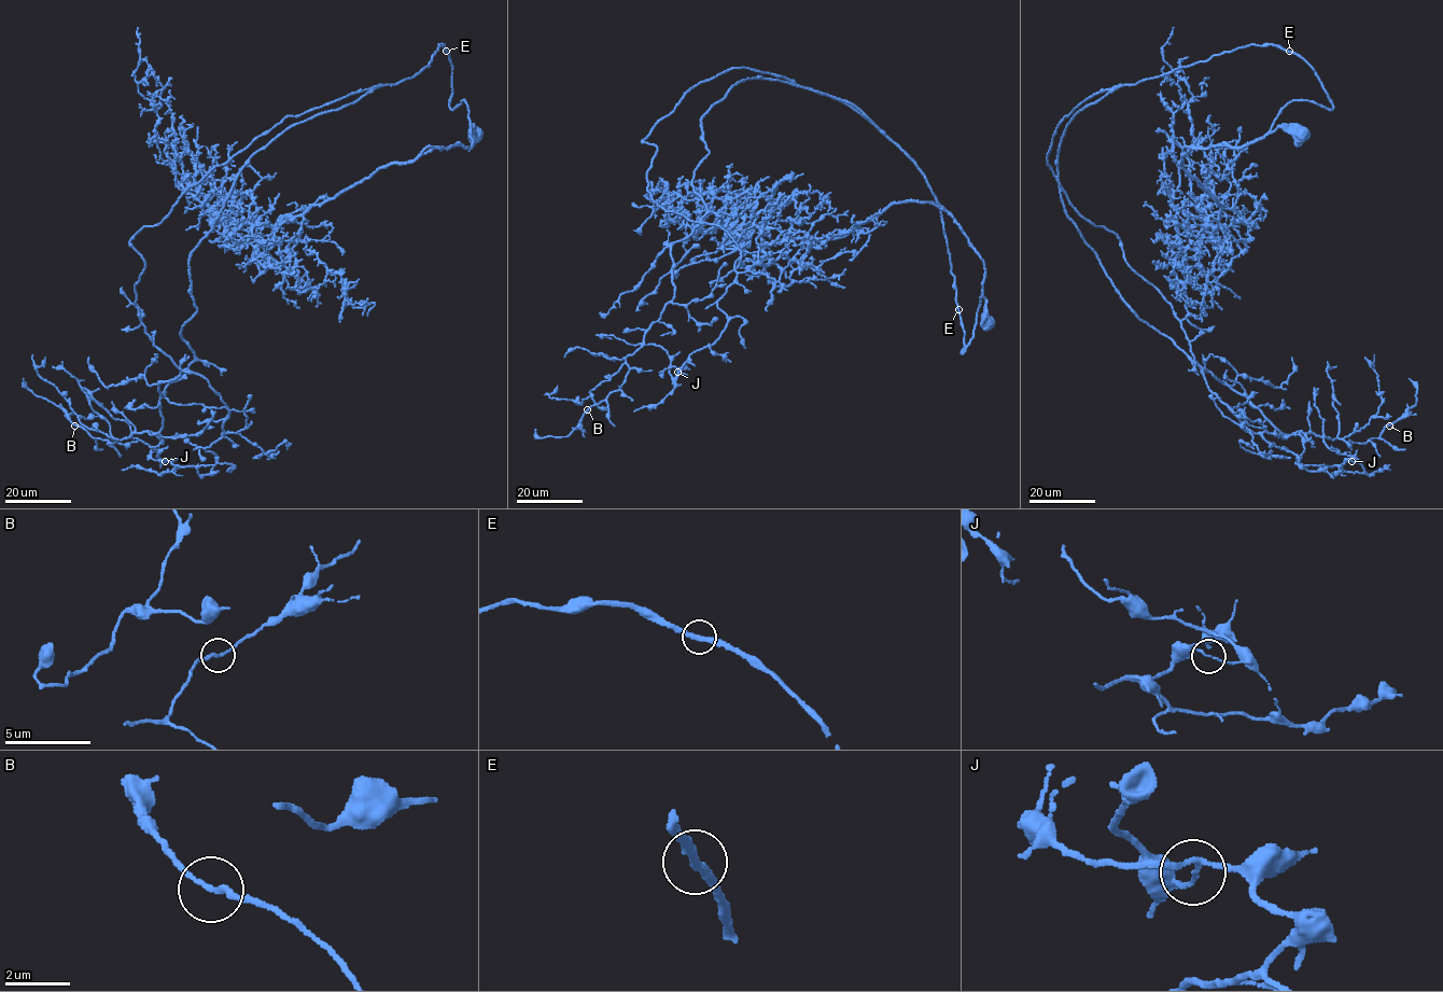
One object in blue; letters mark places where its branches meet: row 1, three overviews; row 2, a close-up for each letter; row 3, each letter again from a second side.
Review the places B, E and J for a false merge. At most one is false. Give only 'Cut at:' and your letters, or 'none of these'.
Cut at: J

